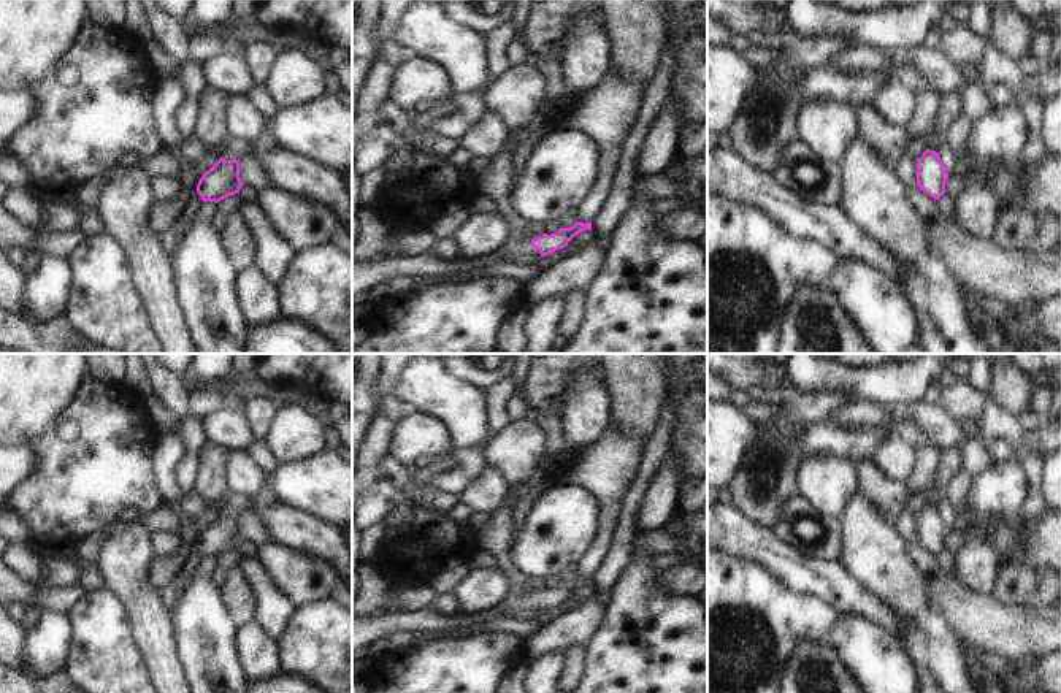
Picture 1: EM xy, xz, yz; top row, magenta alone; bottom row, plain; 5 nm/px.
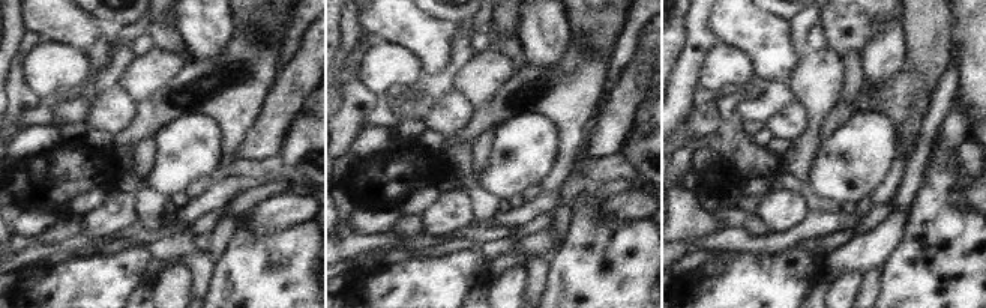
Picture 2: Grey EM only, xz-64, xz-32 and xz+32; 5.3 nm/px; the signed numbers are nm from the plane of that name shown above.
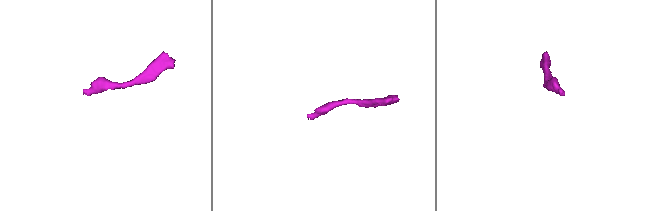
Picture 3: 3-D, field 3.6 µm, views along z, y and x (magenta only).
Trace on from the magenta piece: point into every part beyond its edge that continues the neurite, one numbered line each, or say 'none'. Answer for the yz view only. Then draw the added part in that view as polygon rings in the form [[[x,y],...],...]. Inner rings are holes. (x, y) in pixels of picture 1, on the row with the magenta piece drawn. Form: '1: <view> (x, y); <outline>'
none

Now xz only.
none

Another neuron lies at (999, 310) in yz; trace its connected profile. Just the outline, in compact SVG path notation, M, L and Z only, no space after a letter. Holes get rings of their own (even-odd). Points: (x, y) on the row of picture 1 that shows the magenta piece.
M964 287L991 316L1004 320L1009 330L1013 330L1013 308L991 298L982 298L980 293L971 287Z

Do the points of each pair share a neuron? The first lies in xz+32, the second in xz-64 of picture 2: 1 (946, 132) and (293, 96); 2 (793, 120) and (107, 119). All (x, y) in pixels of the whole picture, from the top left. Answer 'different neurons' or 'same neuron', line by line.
1: same neuron
2: same neuron

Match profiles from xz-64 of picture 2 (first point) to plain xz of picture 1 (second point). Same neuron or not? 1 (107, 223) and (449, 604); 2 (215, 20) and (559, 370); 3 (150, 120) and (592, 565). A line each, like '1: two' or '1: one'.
1: two
2: two
3: one

